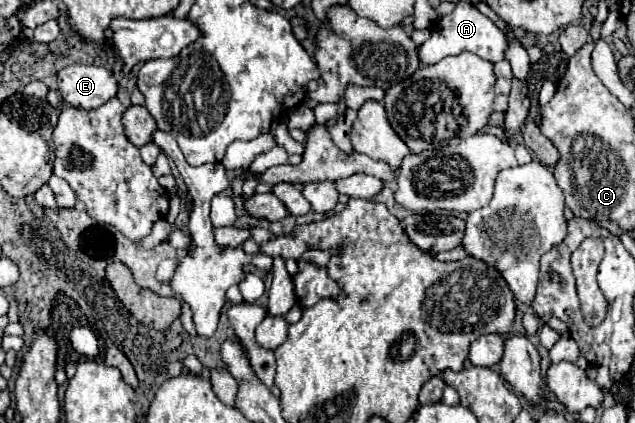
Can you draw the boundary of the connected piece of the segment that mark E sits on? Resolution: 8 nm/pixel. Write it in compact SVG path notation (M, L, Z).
M74 63L58 71L58 91L72 107L90 111L116 97L118 85L108 69Z

